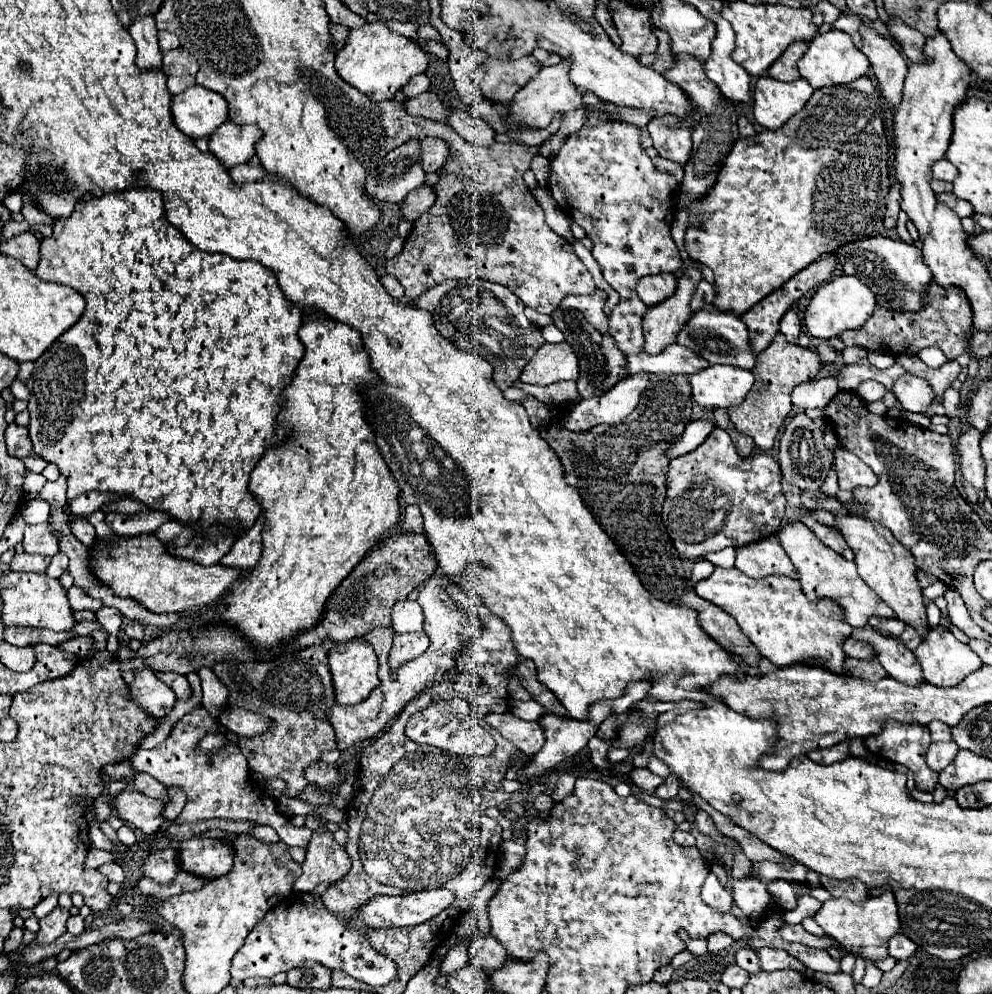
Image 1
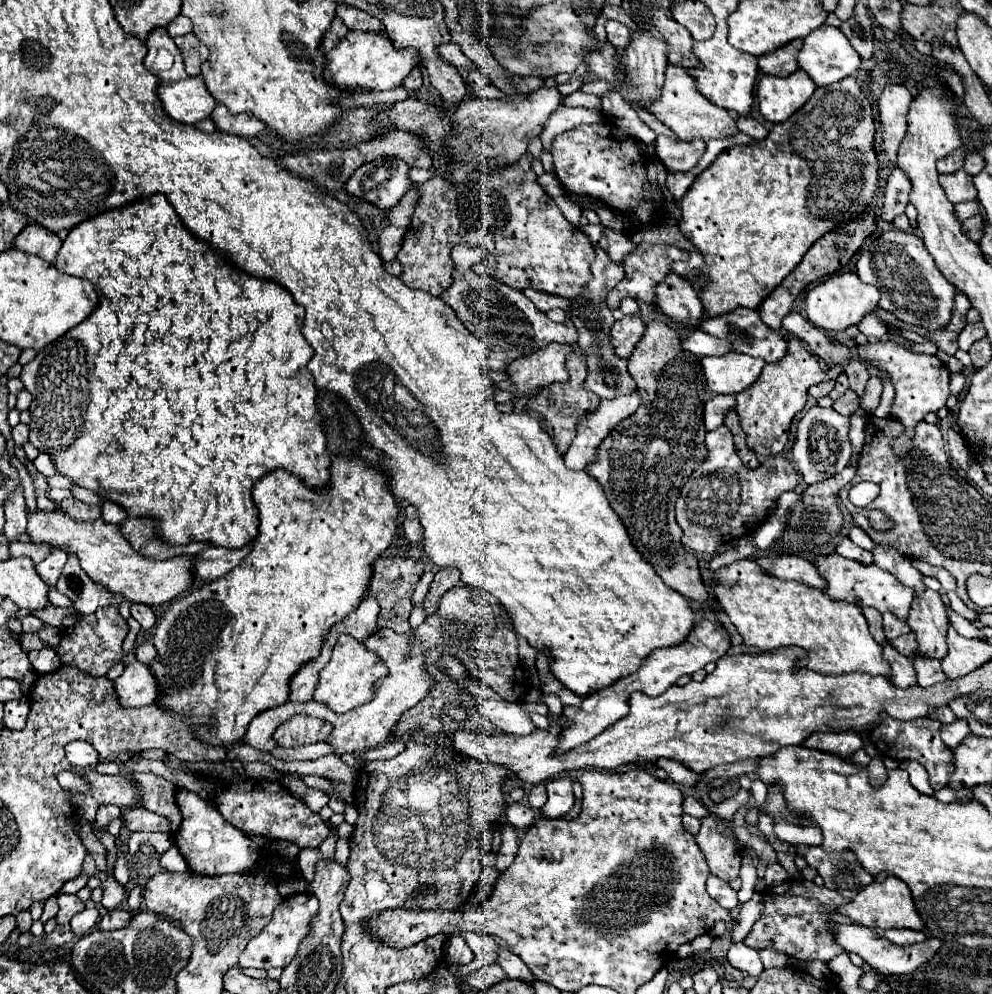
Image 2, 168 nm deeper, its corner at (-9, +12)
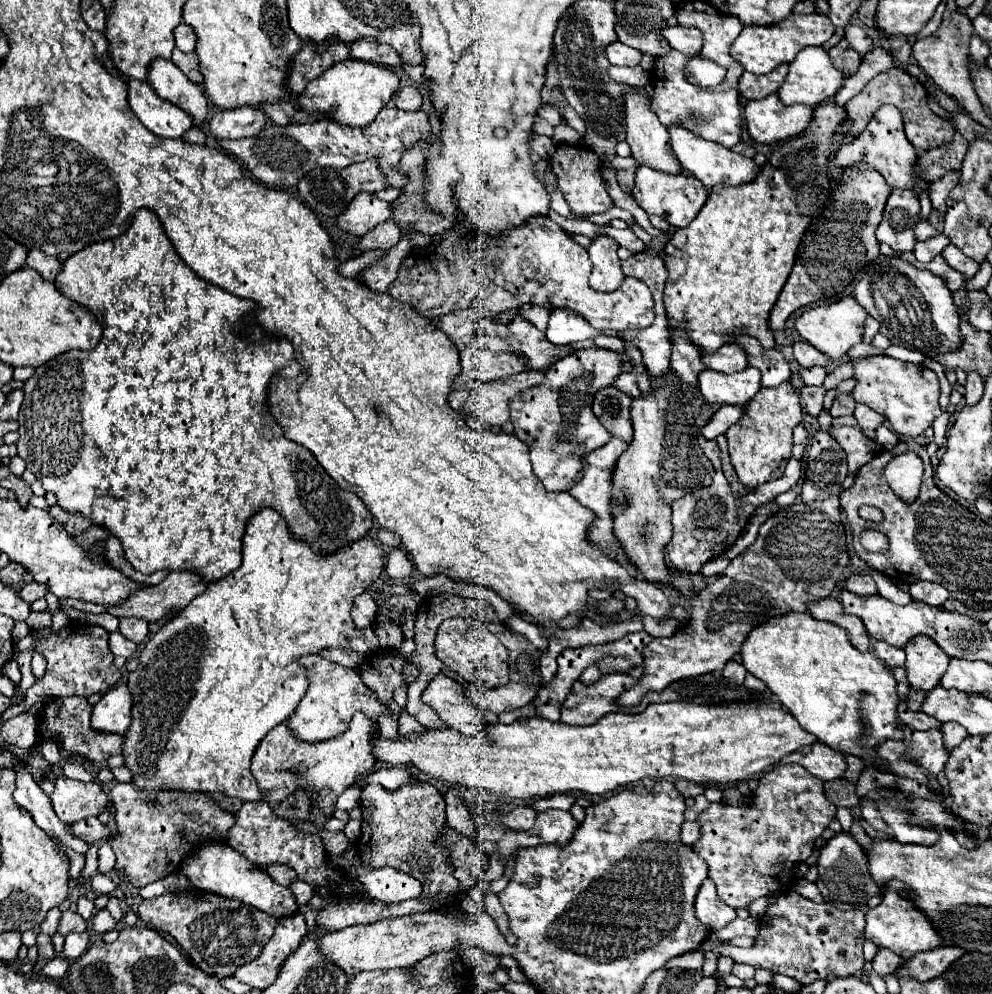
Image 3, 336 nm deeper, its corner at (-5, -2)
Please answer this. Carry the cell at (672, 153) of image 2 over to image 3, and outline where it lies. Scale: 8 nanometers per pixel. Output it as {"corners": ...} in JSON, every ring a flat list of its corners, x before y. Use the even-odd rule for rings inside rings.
{"corners":[[643,166,637,168,635,188,631,190,631,196,635,198,635,202,647,214,655,214,677,228,685,228,697,216,697,212,703,208,703,204,707,200,707,194,709,194,709,190,693,176,667,176,665,172,655,172,655,170,643,168]]}

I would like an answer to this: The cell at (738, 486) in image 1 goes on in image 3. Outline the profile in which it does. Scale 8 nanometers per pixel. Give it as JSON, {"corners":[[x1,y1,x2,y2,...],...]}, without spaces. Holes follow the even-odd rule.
{"corners":[[797,424,793,428,793,456,785,468,785,474,777,480,771,480,767,484,761,484,759,488,755,490,749,490,745,496,741,498,735,498,723,472,721,472,721,460,719,460,719,446,715,440,707,440,703,436,699,436,699,446,701,450,709,456,709,460,713,462,717,474,715,474,715,480,709,488,703,488,699,492,693,492,693,494,685,494,683,498,675,500,671,504,671,524,673,524,673,538,671,542,665,546,665,554,667,554,667,560,669,564,679,570,679,572,685,572,685,574,697,574,699,568,721,556,727,548,733,546,733,542,737,540,737,536,743,532,743,528,747,526,749,518,753,516,753,512,765,504,767,500,787,492,791,486,797,484,799,476,801,476,801,460,805,456,805,448,809,444,809,434,807,434,807,428,803,424]]}

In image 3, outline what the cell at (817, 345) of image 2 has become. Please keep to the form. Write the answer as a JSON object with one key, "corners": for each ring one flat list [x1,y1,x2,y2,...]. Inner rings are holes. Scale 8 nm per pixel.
{"corners":[[797,342,793,346,793,356,799,362,799,366,803,368,811,368,811,366,827,366,827,358,817,350,817,348,809,348,805,342]]}

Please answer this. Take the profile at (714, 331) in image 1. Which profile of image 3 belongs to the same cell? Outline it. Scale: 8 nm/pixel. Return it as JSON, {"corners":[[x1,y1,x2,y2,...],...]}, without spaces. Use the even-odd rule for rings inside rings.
{"corners":[[737,336,735,342,743,346,743,350,749,356,749,366,755,366,763,374,763,388,775,388,783,382,789,382,791,370,789,364,785,362,783,354,773,348,773,350,763,350,761,344,755,338,745,338]]}

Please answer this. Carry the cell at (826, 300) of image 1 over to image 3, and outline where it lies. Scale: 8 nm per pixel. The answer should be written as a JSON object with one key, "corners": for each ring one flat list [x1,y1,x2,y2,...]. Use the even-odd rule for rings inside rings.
{"corners":[[843,298,835,304,829,306,815,306,805,310,797,320,795,320,795,330,813,348,829,356,831,360,841,360,855,344,863,340,863,320,867,318,867,312,861,304,857,304,855,298]]}

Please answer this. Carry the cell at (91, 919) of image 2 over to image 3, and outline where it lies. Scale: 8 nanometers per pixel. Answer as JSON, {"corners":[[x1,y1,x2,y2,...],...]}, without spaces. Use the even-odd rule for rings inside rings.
{"corners":[[83,932,83,934,69,934,67,938,65,938,65,948,63,948,63,956,67,958,67,960,77,960,85,950,87,950,87,946,89,946,89,936,87,936,87,932]]}

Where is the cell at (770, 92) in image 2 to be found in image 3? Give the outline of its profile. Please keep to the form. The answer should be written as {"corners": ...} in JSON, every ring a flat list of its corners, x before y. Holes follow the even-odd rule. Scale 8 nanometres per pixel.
{"corners":[[771,94,761,100,751,100,743,110,747,134,757,144,773,144,795,138,803,134,813,120,813,108,803,104,785,106,777,98,777,94]]}

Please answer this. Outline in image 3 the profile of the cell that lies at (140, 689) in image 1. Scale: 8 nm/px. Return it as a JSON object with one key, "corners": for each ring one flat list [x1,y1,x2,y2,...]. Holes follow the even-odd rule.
{"corners":[[115,686,107,690,91,710,91,728,95,732,123,734,131,724,131,694,127,686]]}

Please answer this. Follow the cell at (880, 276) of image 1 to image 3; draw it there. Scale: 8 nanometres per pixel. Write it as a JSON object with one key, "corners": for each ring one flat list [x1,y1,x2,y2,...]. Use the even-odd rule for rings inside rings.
{"corners":[[879,256,857,282,853,298,867,310,867,314,879,320,881,334,895,346,917,350,923,356,933,358,941,352,953,352,963,344,963,334,959,330,961,320,945,280,929,270,915,268,897,256]]}

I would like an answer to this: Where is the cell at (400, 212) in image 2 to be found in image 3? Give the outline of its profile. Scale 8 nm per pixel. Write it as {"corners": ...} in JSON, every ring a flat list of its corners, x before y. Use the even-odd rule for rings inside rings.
{"corners":[[391,220,379,224,375,230,371,230,367,236,361,236,357,248,361,252,369,252,369,250,387,250,391,246,395,246,401,238,399,228,395,228,395,224,391,224]]}

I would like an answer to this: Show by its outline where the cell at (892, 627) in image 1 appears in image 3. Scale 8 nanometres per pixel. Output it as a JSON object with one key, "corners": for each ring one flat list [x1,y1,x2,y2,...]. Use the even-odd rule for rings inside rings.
{"corners":[[873,642,873,650,877,658,881,658,889,668,899,668,905,664,905,652,899,648,891,648,889,644,883,642]]}

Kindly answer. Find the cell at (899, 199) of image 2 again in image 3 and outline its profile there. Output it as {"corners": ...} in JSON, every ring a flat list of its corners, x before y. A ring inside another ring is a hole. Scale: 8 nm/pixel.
{"corners":[[895,188,887,200,883,220,877,228,877,240,891,246,895,254,911,252,915,238,915,224,921,218,921,206,913,190]]}

